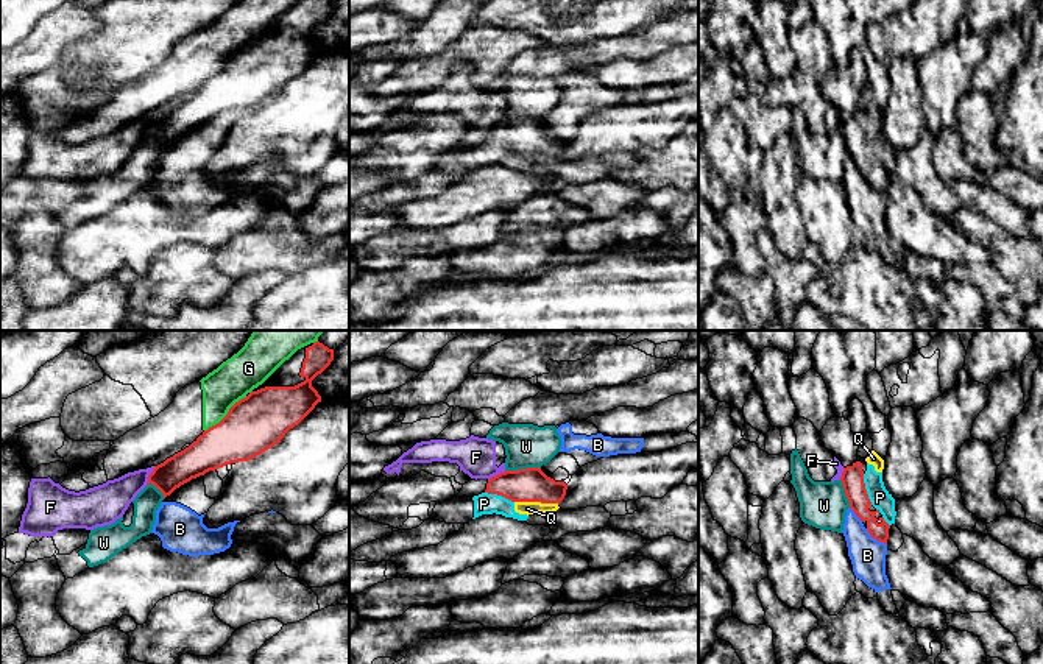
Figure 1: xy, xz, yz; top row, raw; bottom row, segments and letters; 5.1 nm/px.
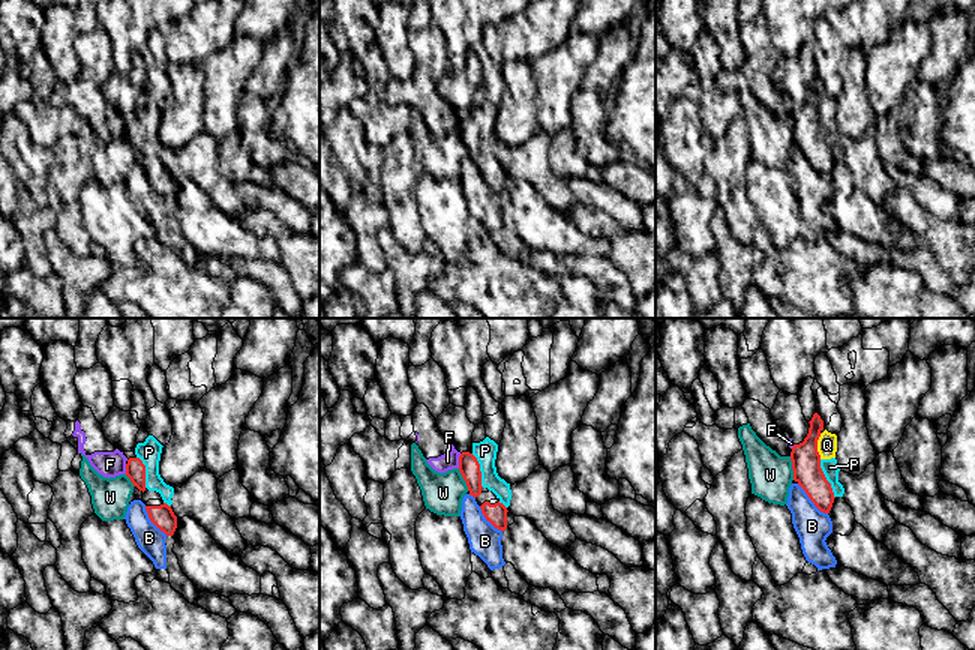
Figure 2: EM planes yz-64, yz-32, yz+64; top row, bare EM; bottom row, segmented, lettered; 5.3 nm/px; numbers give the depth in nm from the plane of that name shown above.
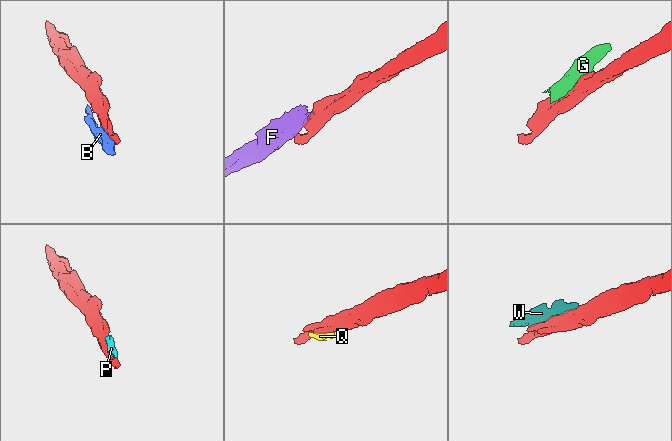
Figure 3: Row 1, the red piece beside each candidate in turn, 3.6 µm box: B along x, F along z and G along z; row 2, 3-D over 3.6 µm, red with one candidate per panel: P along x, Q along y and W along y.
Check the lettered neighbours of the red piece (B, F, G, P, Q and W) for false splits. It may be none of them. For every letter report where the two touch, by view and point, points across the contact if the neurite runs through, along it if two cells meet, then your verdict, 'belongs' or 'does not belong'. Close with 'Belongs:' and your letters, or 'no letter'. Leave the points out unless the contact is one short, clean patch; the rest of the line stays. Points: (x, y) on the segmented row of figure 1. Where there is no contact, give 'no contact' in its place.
B: contact yz (875, 538); border yz (866, 529), (872, 536), (886, 544); does not belong
F: contact xy (148, 476); border xy (155, 466), (145, 483); does not belong
G: contact xy (228, 413); does not belong
P: contact yz (866, 490); border yz (862, 474), (866, 493), (872, 504); does not belong
Q: contact xz (537, 501); border xz (515, 501), (557, 504); does not belong
W: contact xz (523, 469); does not belong
Belongs: no letter

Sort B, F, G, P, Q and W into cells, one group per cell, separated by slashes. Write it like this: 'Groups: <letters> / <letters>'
Groups: B / F / G / P Q / W

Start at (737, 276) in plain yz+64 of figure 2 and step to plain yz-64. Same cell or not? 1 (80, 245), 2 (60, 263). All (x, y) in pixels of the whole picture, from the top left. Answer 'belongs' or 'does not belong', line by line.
1: does not belong
2: belongs

